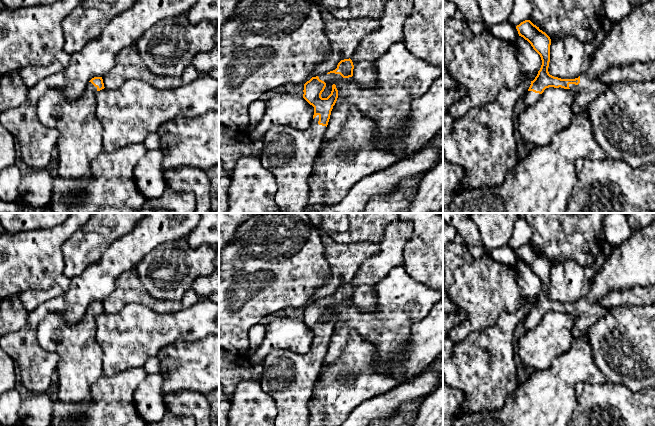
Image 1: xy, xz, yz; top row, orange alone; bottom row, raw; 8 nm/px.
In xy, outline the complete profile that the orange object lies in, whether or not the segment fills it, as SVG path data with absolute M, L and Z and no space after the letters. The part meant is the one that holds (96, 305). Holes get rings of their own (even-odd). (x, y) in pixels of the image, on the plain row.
M102 301L92 302L84 314L83 318L78 322L66 322L59 314L48 314L38 325L37 341L38 344L48 352L53 352L58 355L59 362L56 372L59 377L57 384L58 400L63 403L71 403L87 407L92 404L91 389L103 375L103 352L101 347L95 340L97 315L104 313Z

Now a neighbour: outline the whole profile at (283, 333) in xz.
M277 315L266 325L265 339L252 355L249 364L255 366L273 350L290 350L297 354L307 353L313 344L314 331L302 320Z

